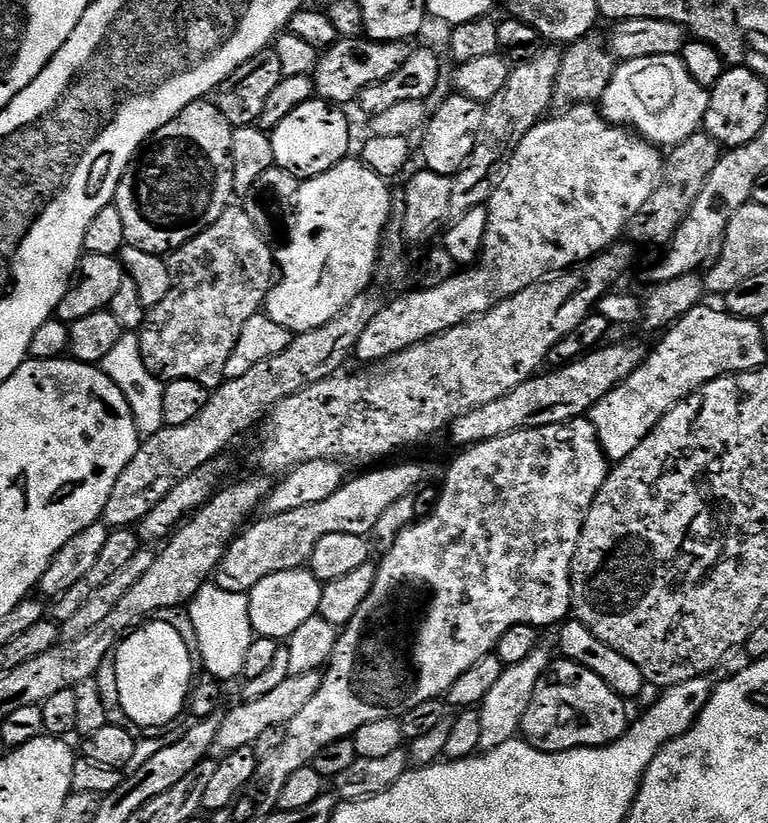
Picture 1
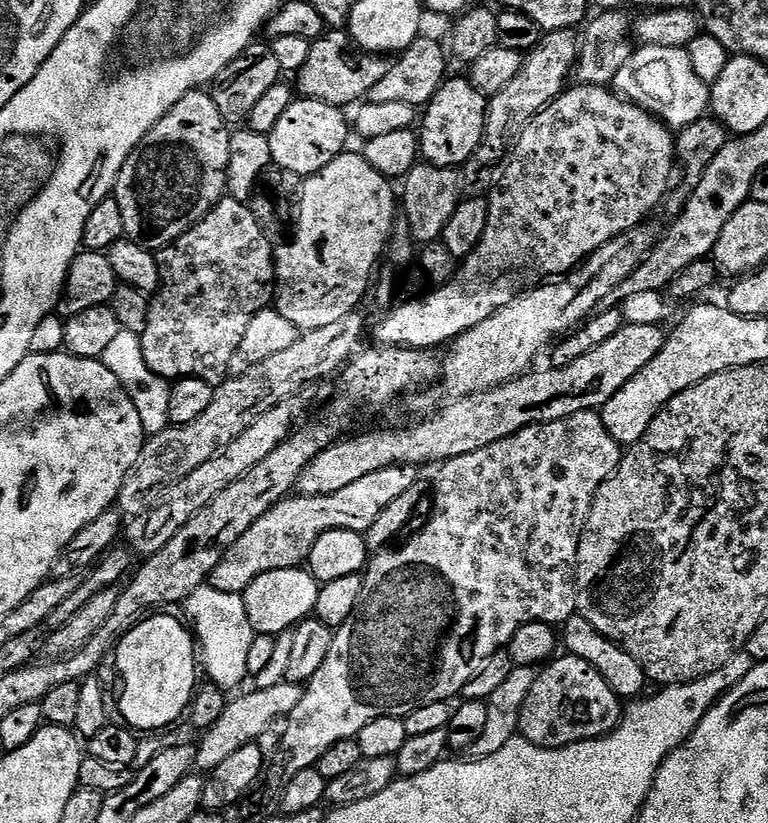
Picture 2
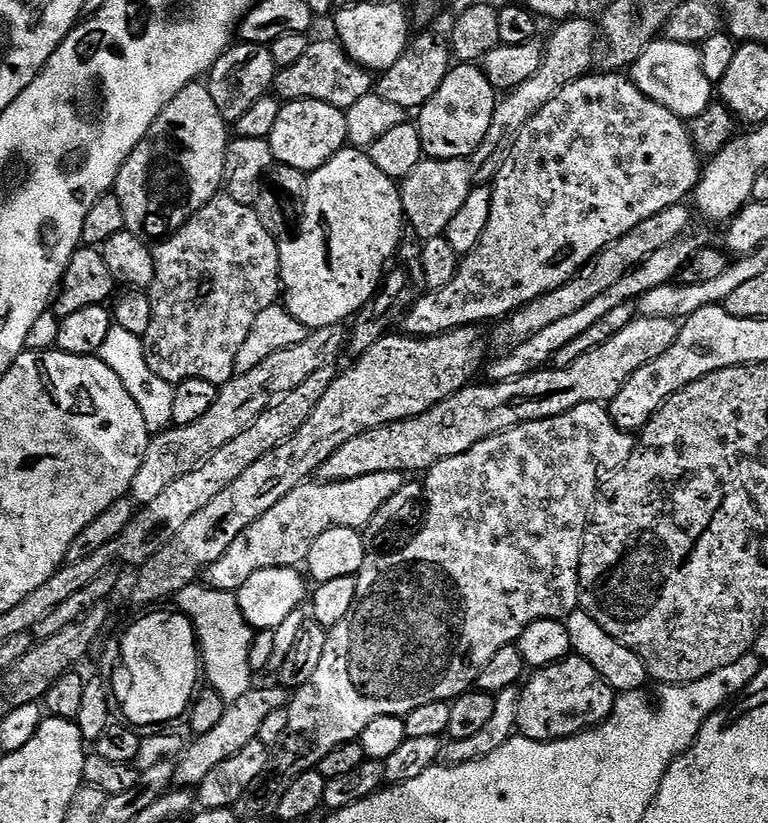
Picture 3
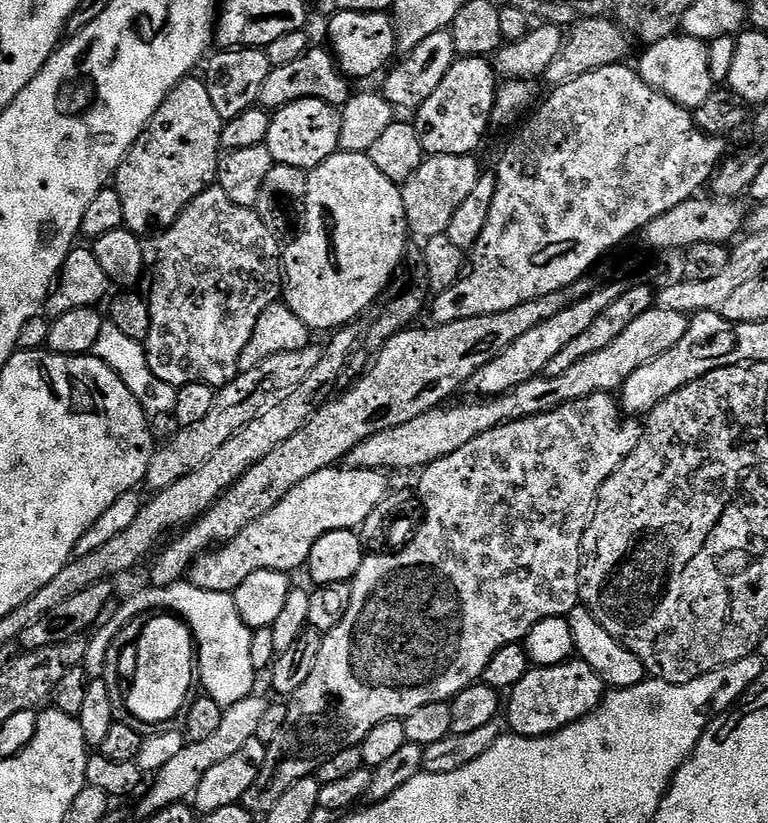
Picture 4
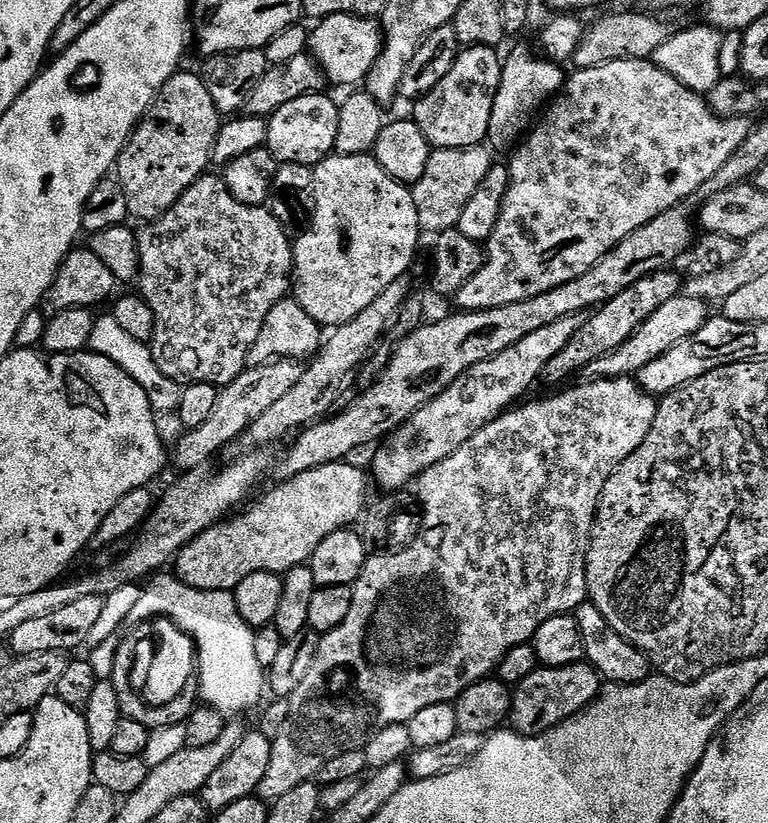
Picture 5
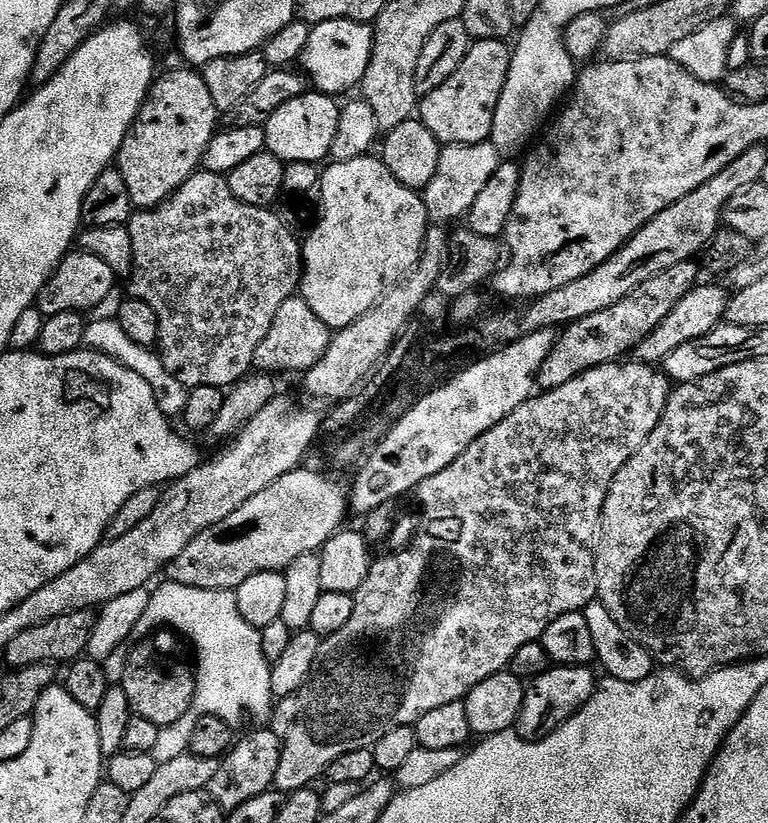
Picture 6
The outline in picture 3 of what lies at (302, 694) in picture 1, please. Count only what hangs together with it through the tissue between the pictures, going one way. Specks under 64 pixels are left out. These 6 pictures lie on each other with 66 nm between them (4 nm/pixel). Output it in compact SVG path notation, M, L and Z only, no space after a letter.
M253 686L248 689L246 694L242 694L242 698L232 700L226 714L222 714L222 719L207 734L195 737L191 741L193 744L189 748L187 745L181 751L175 761L175 787L180 790L195 790L202 782L202 778L206 778L206 774L210 774L210 770L214 770L214 766L226 762L226 758L230 758L232 755L238 754L238 750L250 746L250 742L257 739L262 722L265 722L266 718L274 713L274 710L285 707L289 700L289 693L279 686L273 686L273 688Z

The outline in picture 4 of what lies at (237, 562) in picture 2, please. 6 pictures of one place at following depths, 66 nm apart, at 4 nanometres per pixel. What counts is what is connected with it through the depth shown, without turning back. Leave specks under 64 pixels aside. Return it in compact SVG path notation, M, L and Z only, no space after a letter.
M347 466L327 468L318 470L318 474L310 474L310 478L298 482L298 486L294 486L294 490L290 490L290 494L286 494L286 498L282 498L282 502L278 502L274 510L250 522L250 526L246 526L246 530L242 530L233 540L203 552L189 568L187 579L194 586L198 586L198 590L233 593L238 586L242 586L242 582L246 582L246 578L250 578L250 574L258 574L258 570L292 574L295 573L295 568L303 569L310 558L310 550L314 550L314 542L318 542L318 538L334 530L347 532L359 530L364 525L366 518L370 518L374 506L378 506L378 502L382 502L390 495L388 480L384 476L387 475L383 471L374 468Z

